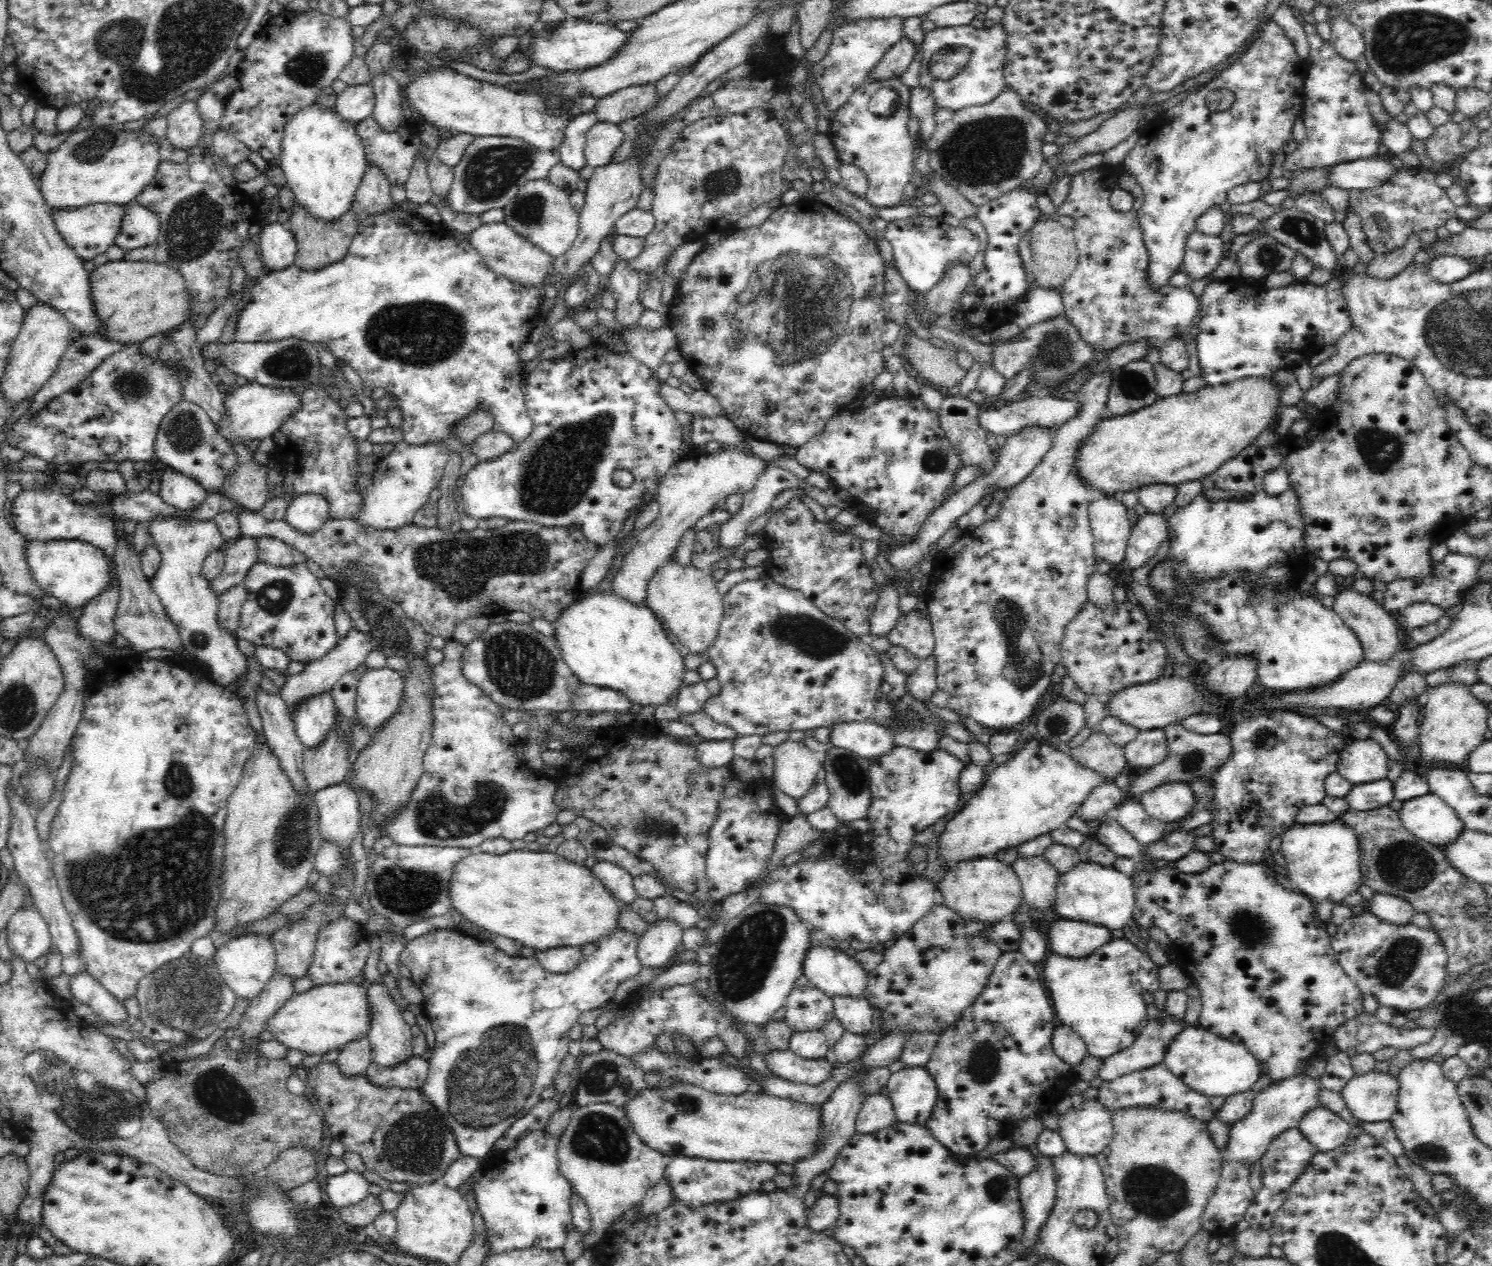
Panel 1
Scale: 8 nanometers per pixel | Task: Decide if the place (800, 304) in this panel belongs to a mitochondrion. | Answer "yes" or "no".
yes

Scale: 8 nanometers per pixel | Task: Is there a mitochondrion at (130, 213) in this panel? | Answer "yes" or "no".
no

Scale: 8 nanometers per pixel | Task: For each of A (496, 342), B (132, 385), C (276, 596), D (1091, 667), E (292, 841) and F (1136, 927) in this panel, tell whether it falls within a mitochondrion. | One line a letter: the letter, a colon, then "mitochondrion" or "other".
A: other
B: mitochondrion
C: mitochondrion
D: other
E: mitochondrion
F: other

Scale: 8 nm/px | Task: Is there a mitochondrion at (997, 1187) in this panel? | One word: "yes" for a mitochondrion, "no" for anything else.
yes

